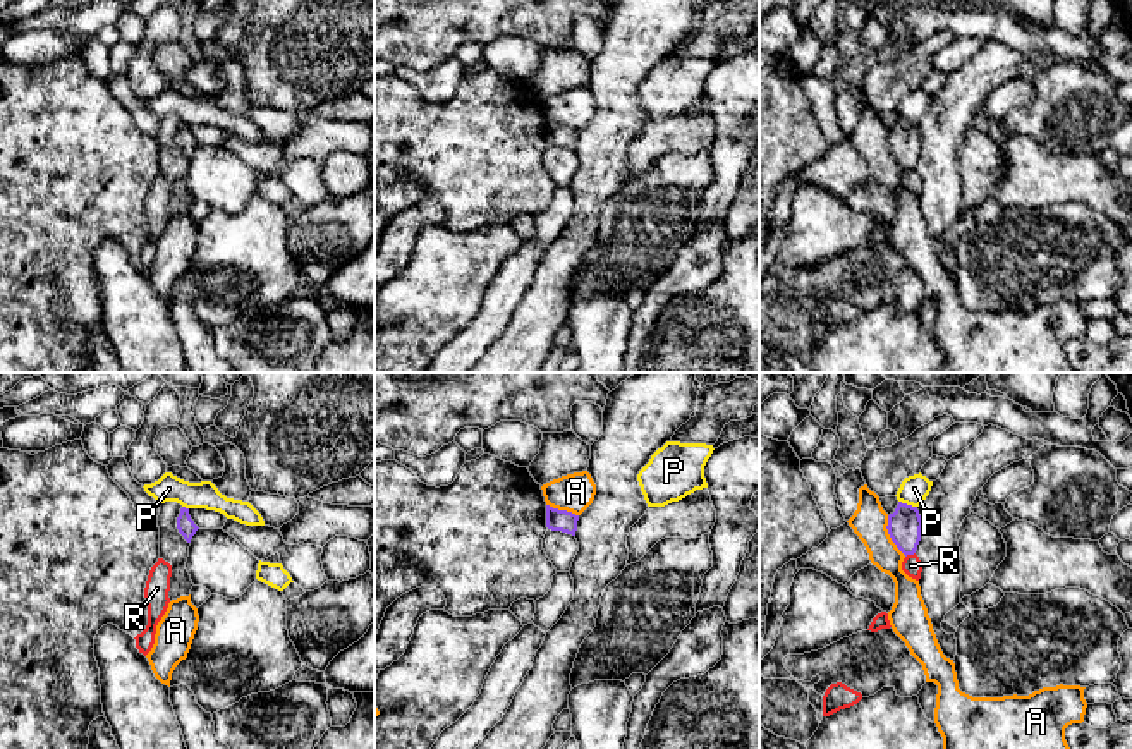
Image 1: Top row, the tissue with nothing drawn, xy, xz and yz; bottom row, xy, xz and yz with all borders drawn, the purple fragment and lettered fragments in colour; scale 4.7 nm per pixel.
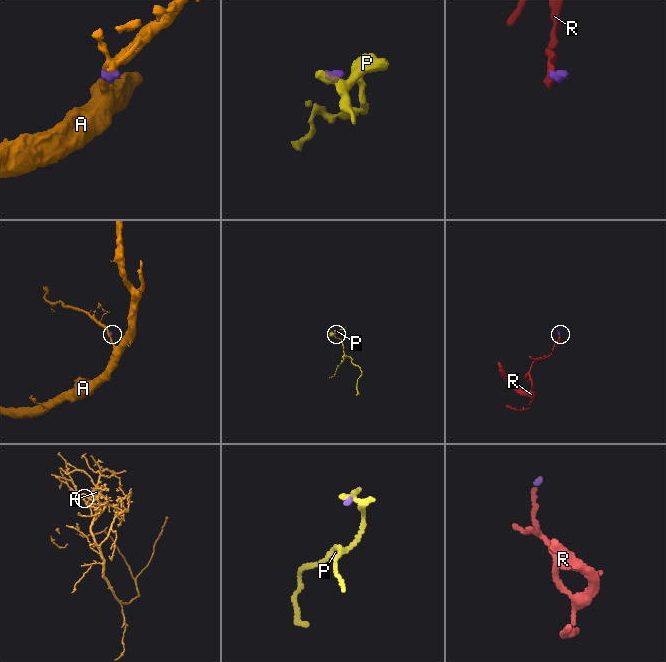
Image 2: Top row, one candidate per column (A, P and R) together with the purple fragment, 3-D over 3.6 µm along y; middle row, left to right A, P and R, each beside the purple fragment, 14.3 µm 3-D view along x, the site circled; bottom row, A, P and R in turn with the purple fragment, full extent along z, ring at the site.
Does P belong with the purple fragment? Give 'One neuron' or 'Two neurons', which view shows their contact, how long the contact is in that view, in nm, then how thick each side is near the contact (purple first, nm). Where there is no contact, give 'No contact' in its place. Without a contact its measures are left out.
Two neurons. Touches purple in yz. Shared border 90 nm. Thickness 160 nm (purple) against 130 nm

